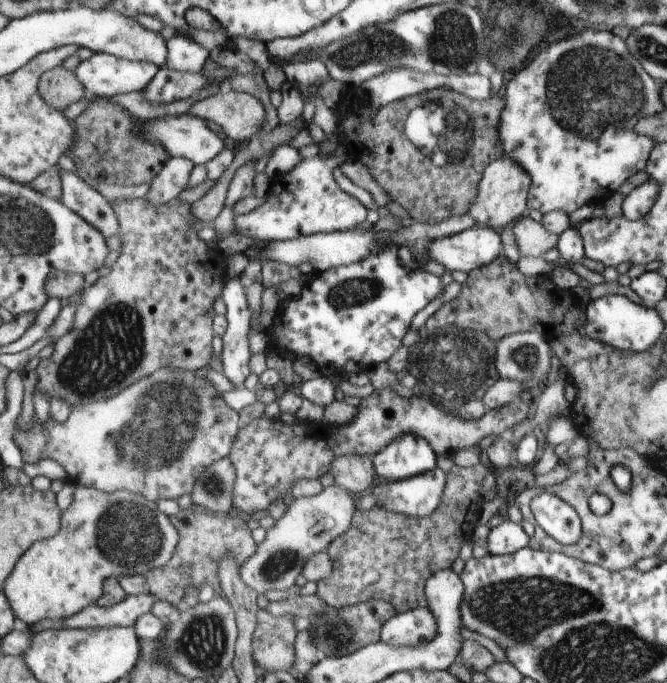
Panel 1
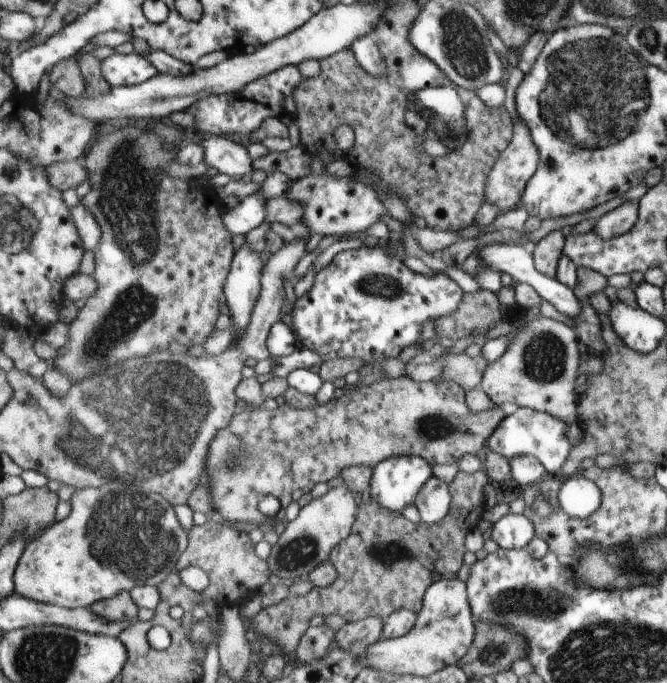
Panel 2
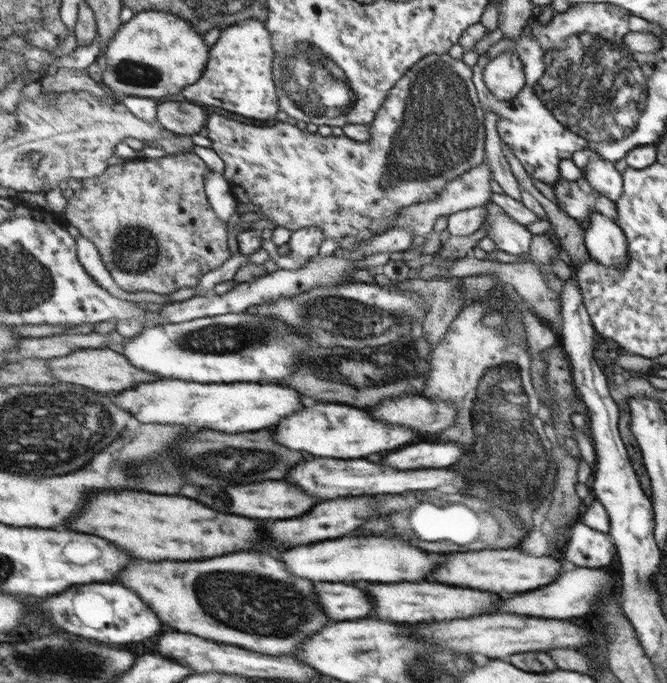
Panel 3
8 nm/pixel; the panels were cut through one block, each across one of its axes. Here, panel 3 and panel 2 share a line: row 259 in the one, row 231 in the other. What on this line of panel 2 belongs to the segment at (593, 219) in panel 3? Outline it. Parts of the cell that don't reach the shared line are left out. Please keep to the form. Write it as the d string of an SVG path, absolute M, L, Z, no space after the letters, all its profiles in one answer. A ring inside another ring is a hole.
M626 200L618 208L595 220L594 232L602 236L602 240L626 234L638 222L638 207L639 202Z

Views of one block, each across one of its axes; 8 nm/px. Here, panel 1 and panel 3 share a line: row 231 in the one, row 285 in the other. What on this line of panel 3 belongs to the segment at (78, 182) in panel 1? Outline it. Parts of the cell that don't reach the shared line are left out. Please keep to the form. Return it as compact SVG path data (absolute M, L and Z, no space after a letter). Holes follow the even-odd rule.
M82 235L79 238L79 257L82 264L88 270L88 273L100 286L110 290L114 296L122 300L132 302L161 303L170 302L170 296L167 294L156 294L153 290L143 289L141 291L124 290L118 281L113 277L113 273L107 268L100 249L90 238Z

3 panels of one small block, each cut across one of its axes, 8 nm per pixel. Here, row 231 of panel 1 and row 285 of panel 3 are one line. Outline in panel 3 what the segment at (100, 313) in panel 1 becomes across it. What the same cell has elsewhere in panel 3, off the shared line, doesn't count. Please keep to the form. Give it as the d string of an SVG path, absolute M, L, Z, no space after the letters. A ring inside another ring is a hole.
M194 152L127 160L121 165L112 165L102 176L84 178L83 189L68 199L63 216L98 246L107 268L124 290L148 289L169 295L182 288L196 288L208 272L225 266L233 257L228 244L228 223L218 216L206 190L208 172L206 160Z

